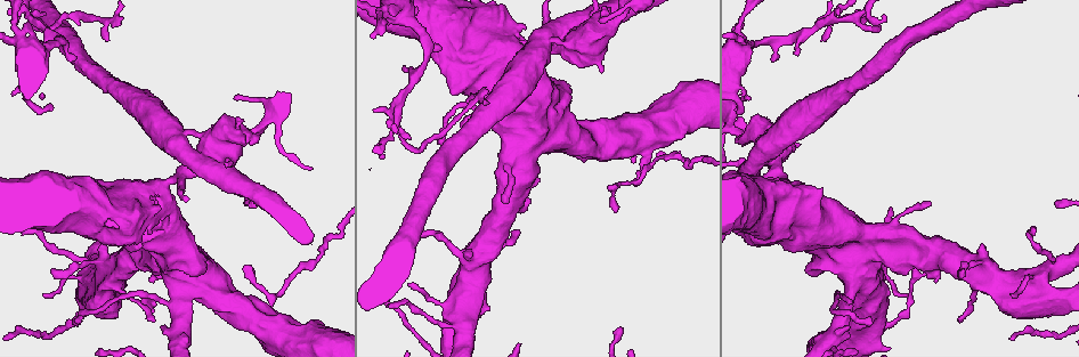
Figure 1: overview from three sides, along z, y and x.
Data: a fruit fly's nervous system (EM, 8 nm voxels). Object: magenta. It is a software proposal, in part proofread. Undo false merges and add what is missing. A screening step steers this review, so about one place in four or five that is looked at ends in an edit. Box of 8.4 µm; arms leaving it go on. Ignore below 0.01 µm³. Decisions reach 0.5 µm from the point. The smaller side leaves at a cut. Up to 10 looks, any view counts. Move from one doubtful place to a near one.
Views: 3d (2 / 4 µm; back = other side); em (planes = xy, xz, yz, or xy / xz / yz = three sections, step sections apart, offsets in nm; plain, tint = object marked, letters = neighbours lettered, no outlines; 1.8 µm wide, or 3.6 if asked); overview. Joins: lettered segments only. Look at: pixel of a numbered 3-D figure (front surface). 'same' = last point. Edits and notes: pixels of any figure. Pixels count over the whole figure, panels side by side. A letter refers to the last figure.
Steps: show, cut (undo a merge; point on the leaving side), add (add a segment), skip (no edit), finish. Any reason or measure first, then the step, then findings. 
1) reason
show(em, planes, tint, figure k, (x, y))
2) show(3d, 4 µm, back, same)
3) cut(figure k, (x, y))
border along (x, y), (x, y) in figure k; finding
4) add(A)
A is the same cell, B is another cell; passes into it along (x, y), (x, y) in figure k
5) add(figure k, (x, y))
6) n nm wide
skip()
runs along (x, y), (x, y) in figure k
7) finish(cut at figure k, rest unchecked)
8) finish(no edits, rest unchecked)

thick turns thin
show(em, xy, step 4, tint, figure 1, (740, 18))

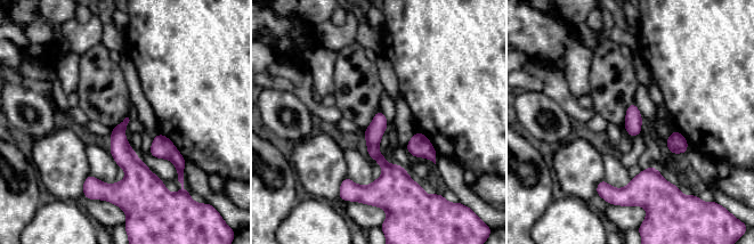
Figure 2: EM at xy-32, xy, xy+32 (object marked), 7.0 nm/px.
show(em, planes, letters, same)

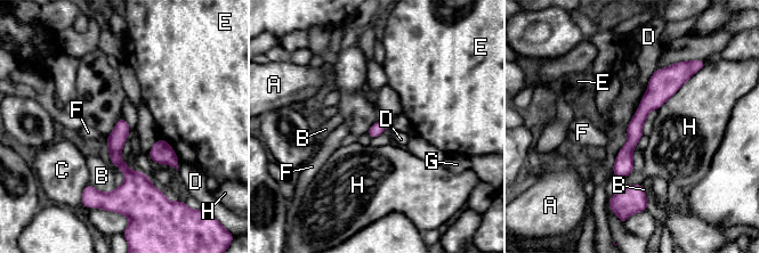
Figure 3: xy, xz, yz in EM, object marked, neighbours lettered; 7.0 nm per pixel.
skip()
A, B, C, D, E, F, G and H are other cells; border along (656, 70), (646, 88) in figure 3; continuous, no second cell

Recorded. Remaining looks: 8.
three-way junction
show(em, planes, letters, figure 1, (856, 17))

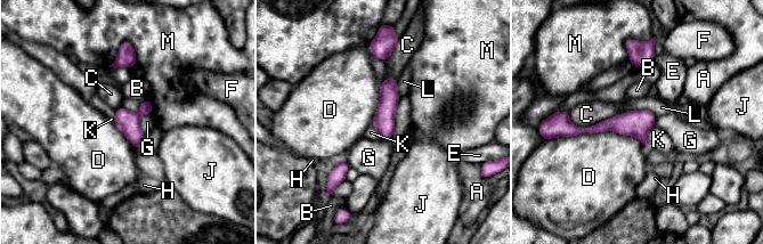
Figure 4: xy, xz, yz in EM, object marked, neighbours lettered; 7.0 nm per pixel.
D touches over 600 nm
skip()
A, B, C, D, E, F, G, H, J, K, L and M are other cells; runs along (651, 116), (638, 123), (570, 130) in figure 4; one cell here

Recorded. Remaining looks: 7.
touches itself
show(em, 3.6 µm, planes, tint, figure 1, (118, 213))

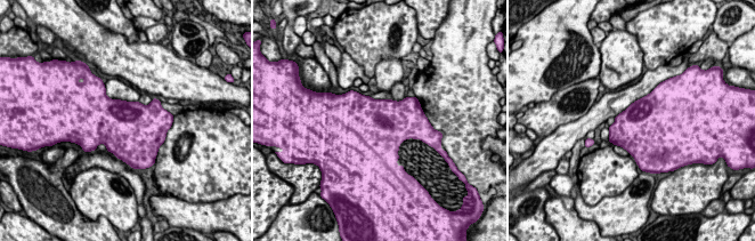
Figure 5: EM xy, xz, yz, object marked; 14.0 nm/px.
see the neighbours
show(em, 3.6 µm, planes, letters, same)

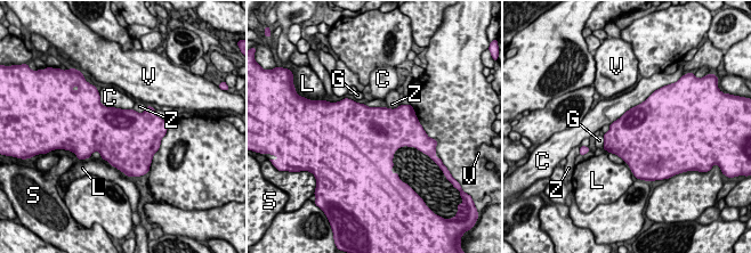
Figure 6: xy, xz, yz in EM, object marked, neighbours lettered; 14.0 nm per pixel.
C touches over 550 nm
skip()
C, G, L, S, V and Z are other cells; border along (98, 94), (105, 106), (132, 109) in figure 6; all the same cell

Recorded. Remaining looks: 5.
calibre changes
show(em, 3.6 µm, planes, plain, figure 1, (190, 161))

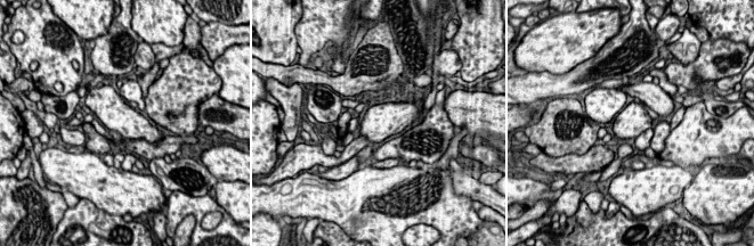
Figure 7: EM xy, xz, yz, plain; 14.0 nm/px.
see the neighbours
show(em, 3.6 µm, planes, letters, same)

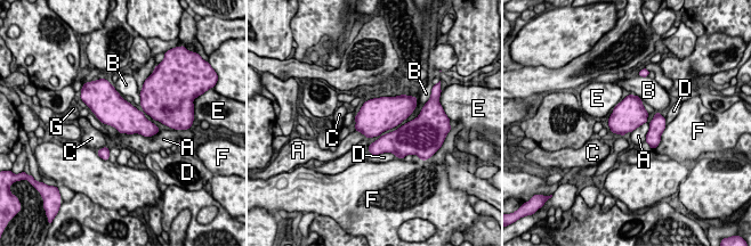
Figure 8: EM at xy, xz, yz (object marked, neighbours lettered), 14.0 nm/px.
skip()
A, B, C, D, E, F and G are other cells; border along (120, 132), (155, 134) in figure 8; all the same cell

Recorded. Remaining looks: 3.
finish(no edits, rest unchecked)

